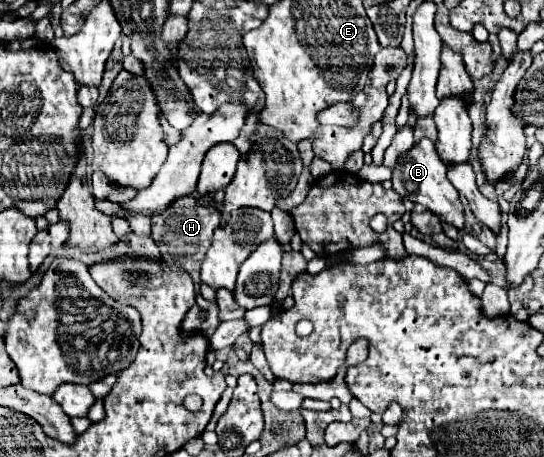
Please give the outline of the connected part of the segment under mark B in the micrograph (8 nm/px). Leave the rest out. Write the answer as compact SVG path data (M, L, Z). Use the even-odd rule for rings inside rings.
M422 138L406 154L398 156L398 160L392 168L392 188L396 194L400 194L404 198L418 202L422 206L428 206L432 212L436 212L442 218L442 222L450 222L458 230L464 228L464 214L462 214L462 204L458 200L458 192L454 190L452 182L448 180L446 164L438 158L438 152L436 152L432 140Z

